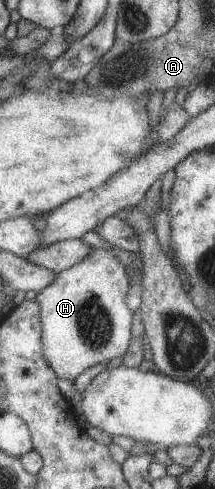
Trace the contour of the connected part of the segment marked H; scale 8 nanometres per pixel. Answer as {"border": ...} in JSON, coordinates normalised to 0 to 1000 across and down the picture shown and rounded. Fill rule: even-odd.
{"border":[[[437,505],[372,536],[265,558],[242,581],[172,597],[172,616],[191,626],[200,671],[200,722],[228,751],[274,769],[330,783],[391,761],[391,755],[456,742],[512,740],[526,732],[577,728],[614,695],[614,638],[586,626],[581,605],[605,591],[600,564],[577,542],[530,521],[540,511]]]}

